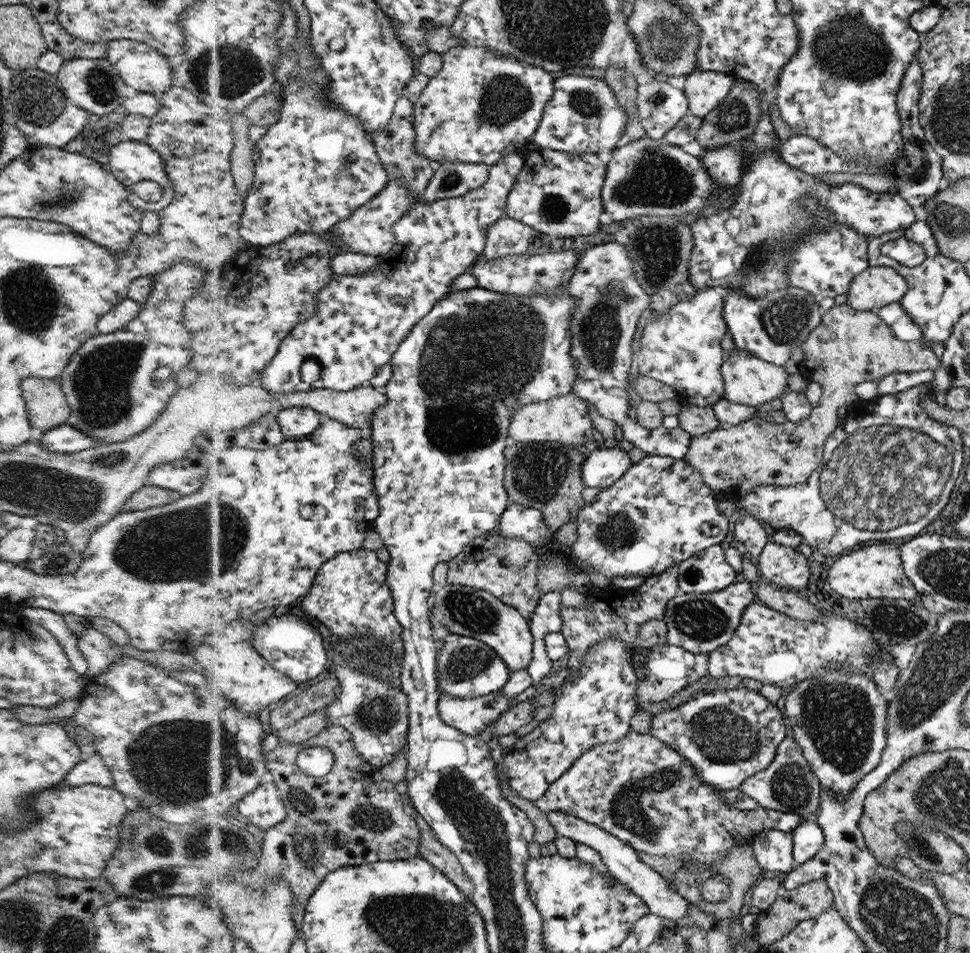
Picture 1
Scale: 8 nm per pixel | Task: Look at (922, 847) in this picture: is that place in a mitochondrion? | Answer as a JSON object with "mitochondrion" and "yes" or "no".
{"mitochondrion":"yes"}

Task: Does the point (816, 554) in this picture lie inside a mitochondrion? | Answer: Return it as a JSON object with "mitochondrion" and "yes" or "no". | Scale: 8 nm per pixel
{"mitochondrion":"no"}

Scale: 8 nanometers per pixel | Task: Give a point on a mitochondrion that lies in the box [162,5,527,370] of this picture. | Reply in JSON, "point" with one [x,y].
{"point":[230,72]}

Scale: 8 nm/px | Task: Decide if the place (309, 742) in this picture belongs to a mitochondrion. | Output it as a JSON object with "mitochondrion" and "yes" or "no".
{"mitochondrion":"no"}

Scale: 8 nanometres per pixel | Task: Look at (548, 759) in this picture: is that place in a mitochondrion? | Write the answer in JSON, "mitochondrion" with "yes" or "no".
{"mitochondrion":"no"}

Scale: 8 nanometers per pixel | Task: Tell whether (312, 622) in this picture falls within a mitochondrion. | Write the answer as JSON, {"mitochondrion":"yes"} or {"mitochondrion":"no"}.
{"mitochondrion":"no"}

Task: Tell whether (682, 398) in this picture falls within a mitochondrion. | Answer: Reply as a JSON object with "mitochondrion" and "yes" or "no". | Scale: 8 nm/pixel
{"mitochondrion":"no"}

